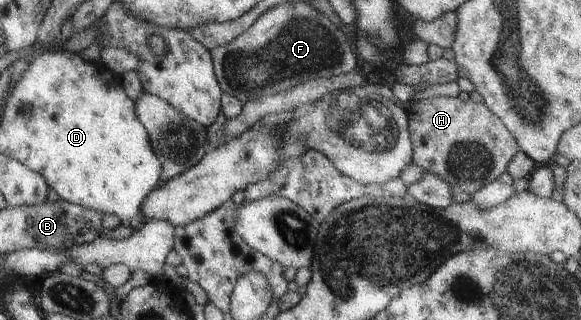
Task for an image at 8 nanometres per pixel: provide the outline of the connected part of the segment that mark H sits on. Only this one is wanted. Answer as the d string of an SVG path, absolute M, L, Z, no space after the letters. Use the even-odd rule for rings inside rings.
M437 96L418 100L409 109L414 164L437 174L456 191L474 193L499 179L518 152L519 146L513 134L484 102Z

